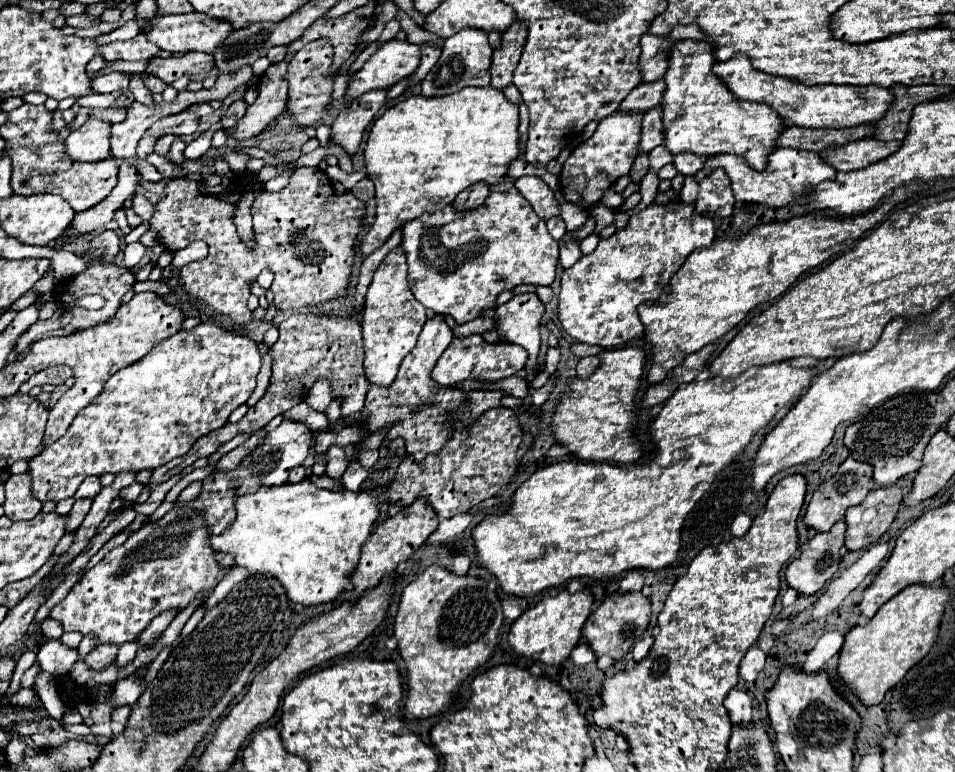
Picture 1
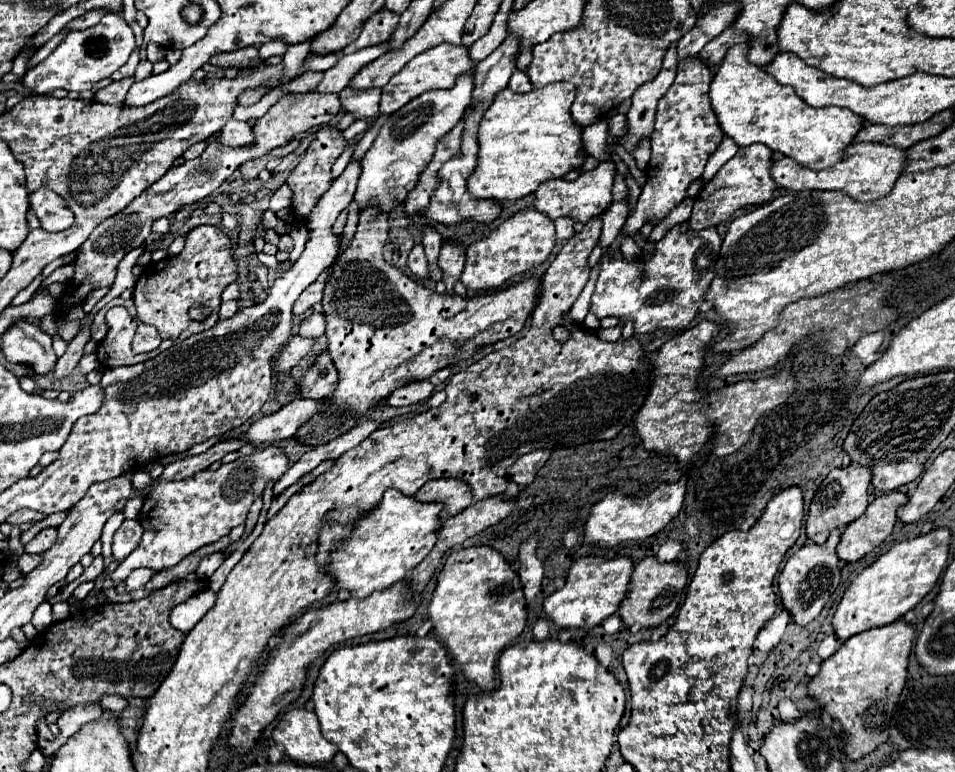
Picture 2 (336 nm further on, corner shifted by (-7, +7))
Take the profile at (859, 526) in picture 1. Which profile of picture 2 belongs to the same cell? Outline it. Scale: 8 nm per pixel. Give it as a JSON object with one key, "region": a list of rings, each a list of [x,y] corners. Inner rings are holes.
{"region":[[[892,491],[876,497],[862,517],[852,521],[838,543],[838,557],[844,561],[858,561],[876,549],[894,529],[898,507],[908,503],[908,495]]]}

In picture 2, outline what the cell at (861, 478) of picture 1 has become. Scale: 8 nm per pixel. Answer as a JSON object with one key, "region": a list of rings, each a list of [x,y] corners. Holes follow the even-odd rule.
{"region":[[[850,463],[848,467],[832,469],[828,473],[828,477],[816,489],[814,499],[810,503],[808,521],[806,521],[808,539],[814,543],[824,543],[832,529],[836,529],[840,525],[848,525],[850,521],[858,519],[868,507],[870,491],[872,491],[872,471],[870,469],[866,469],[858,463]]]}

